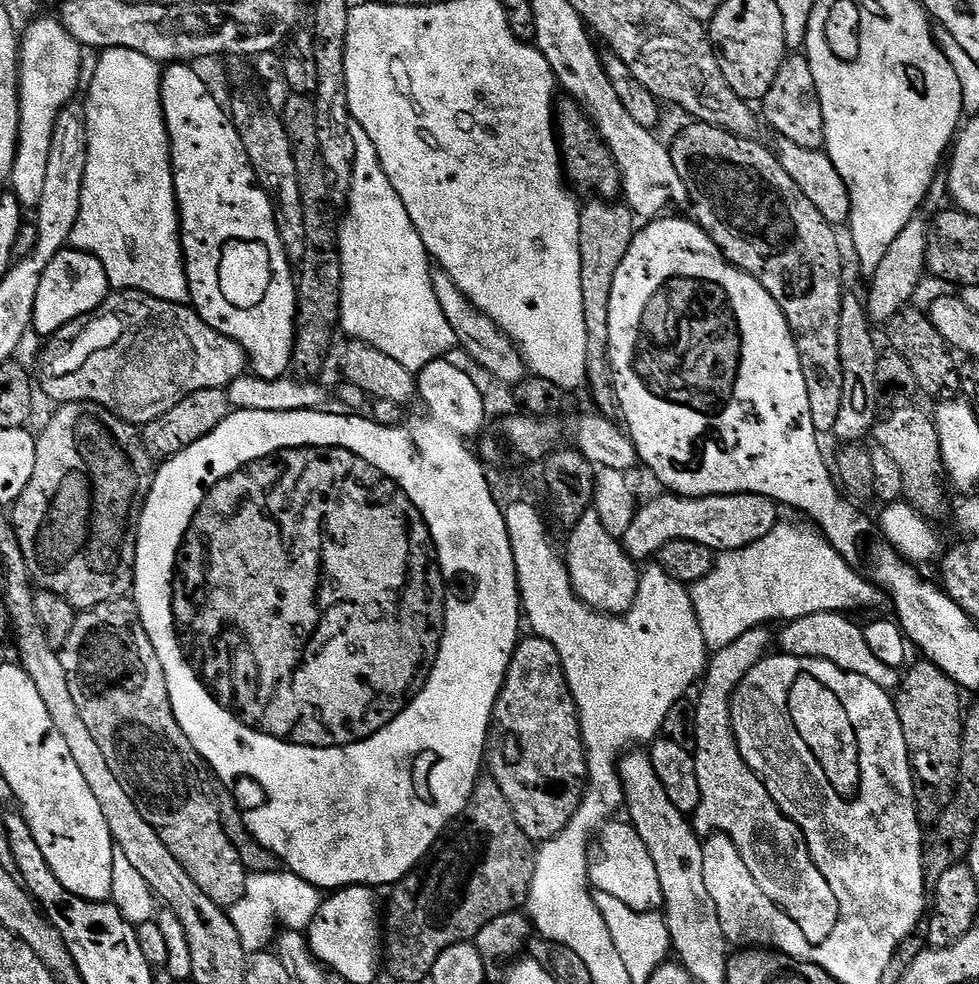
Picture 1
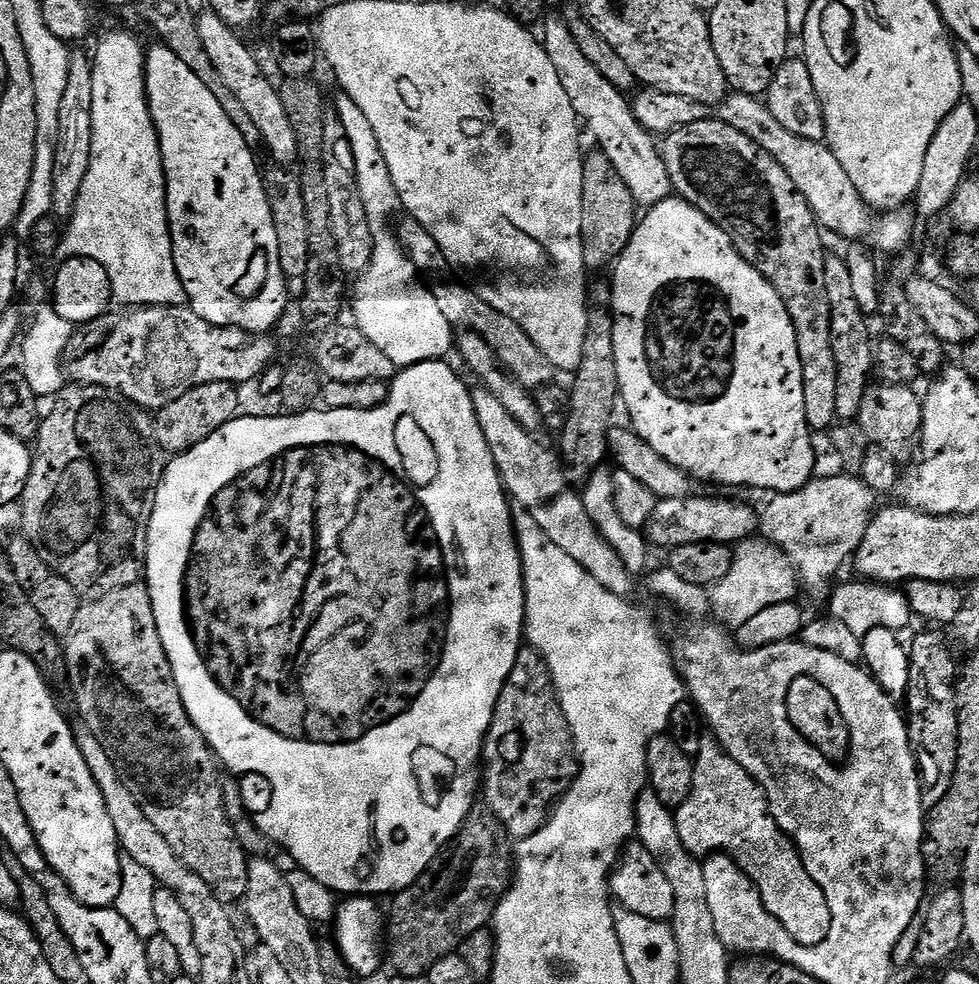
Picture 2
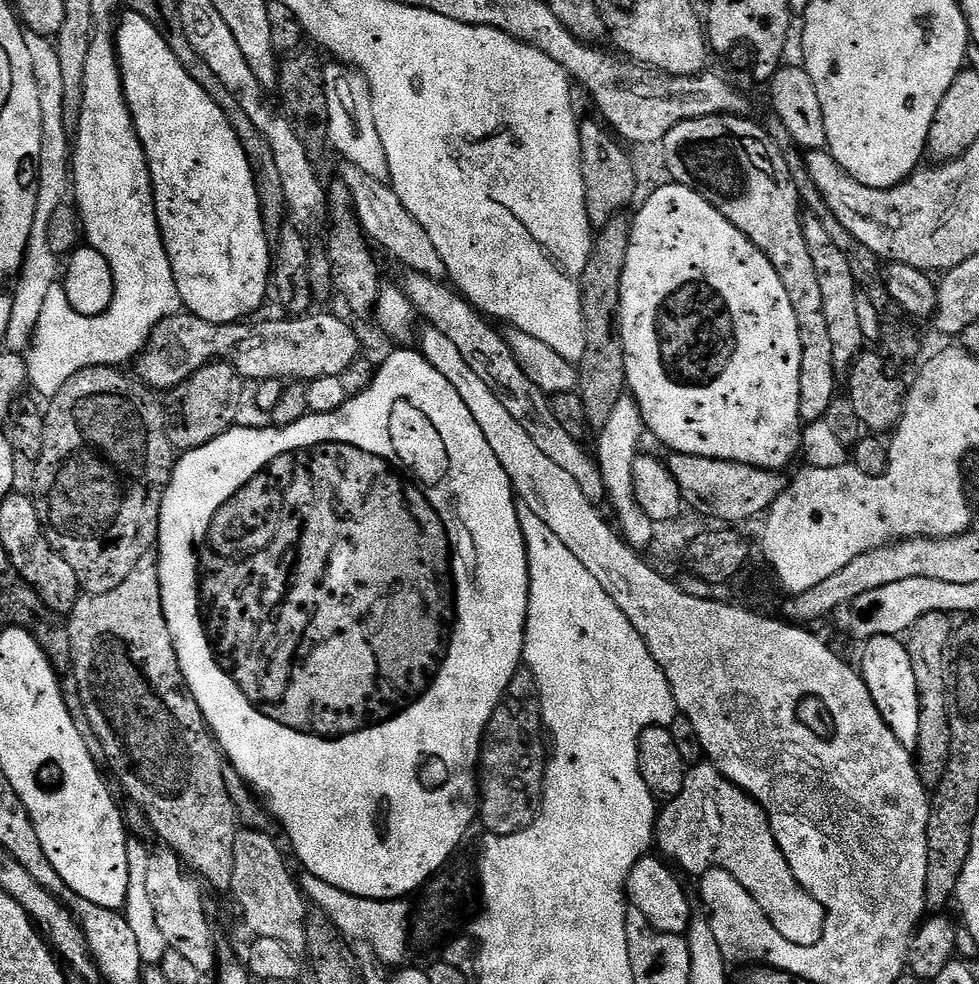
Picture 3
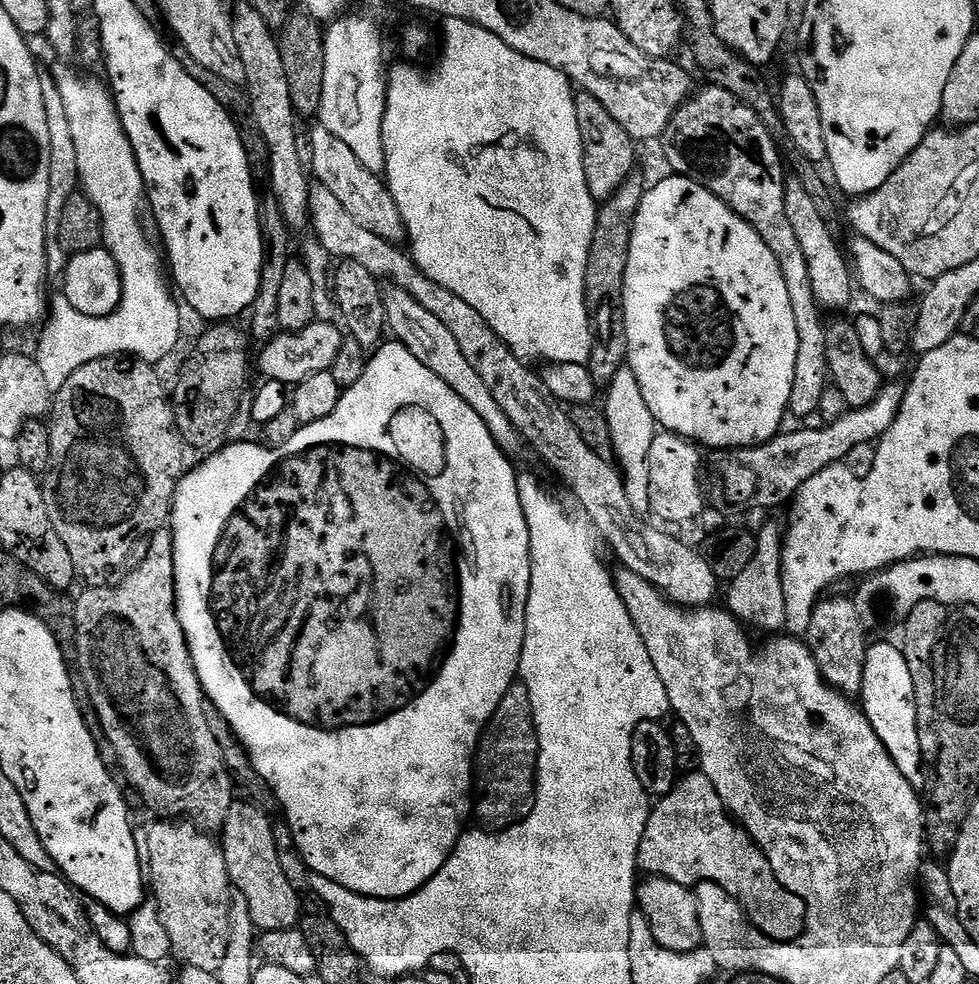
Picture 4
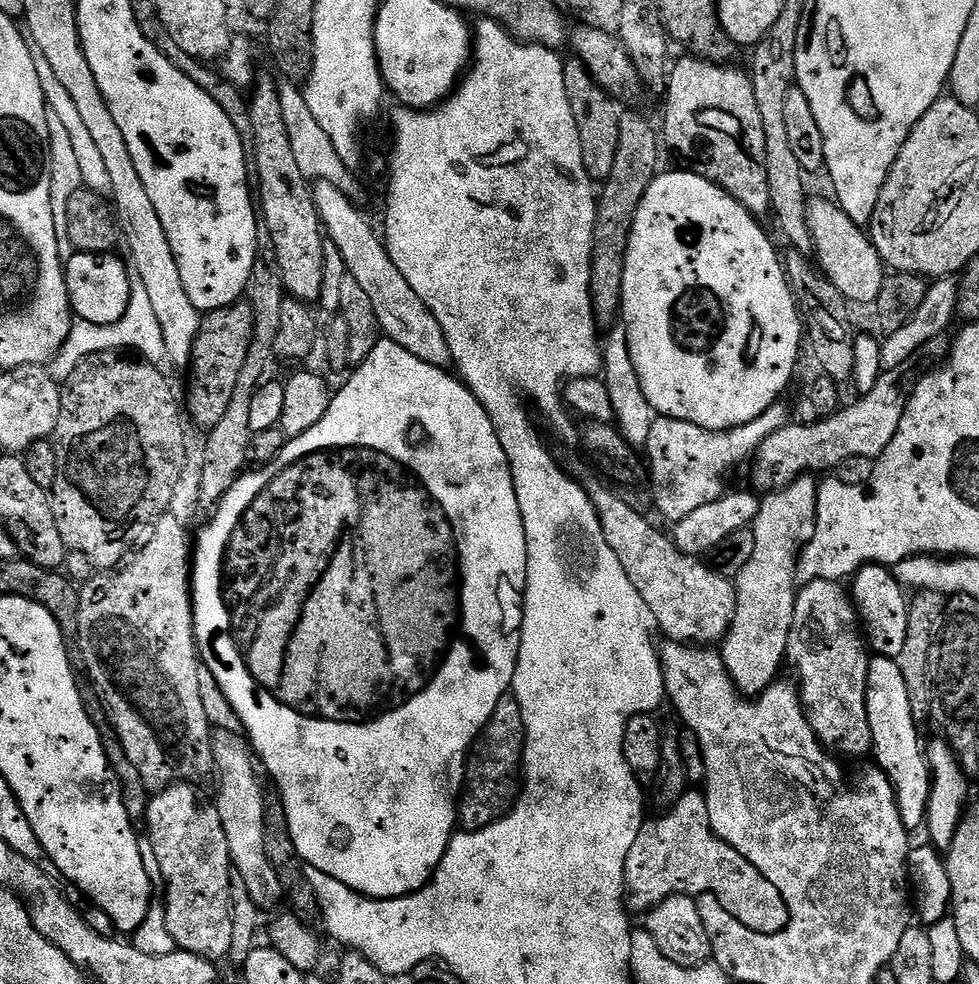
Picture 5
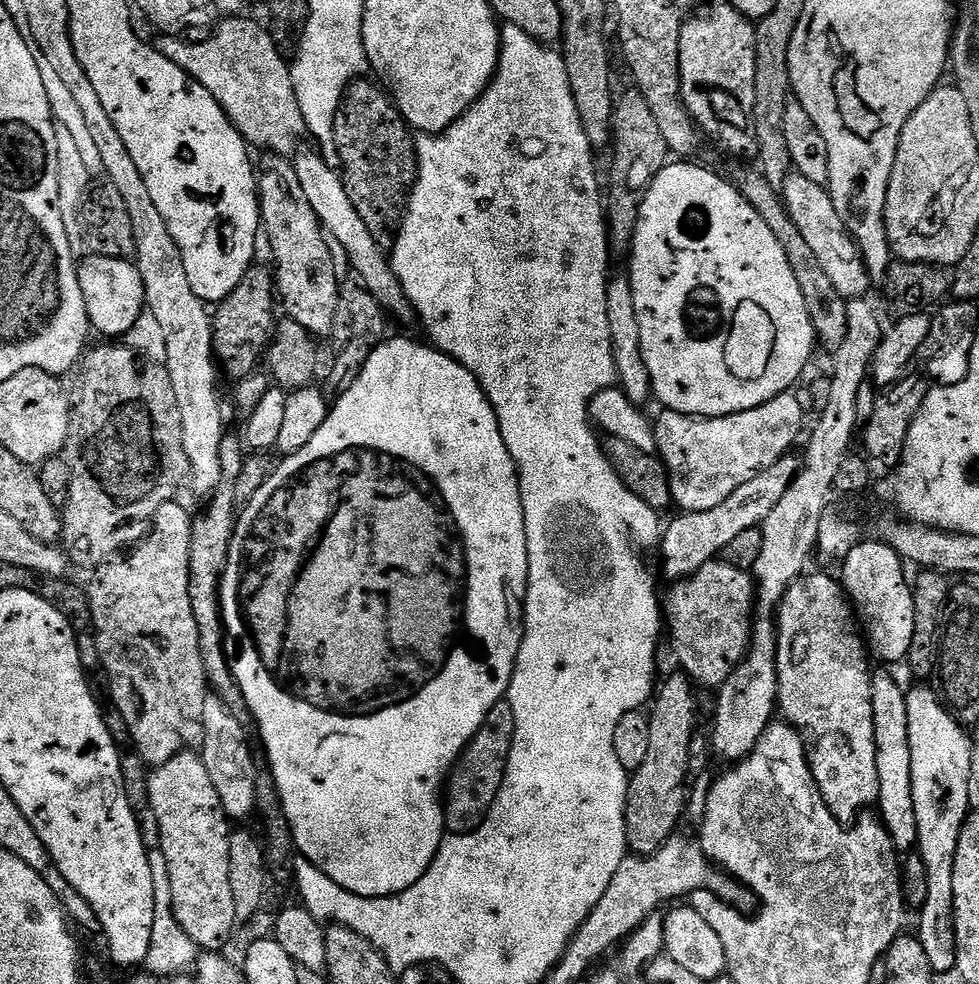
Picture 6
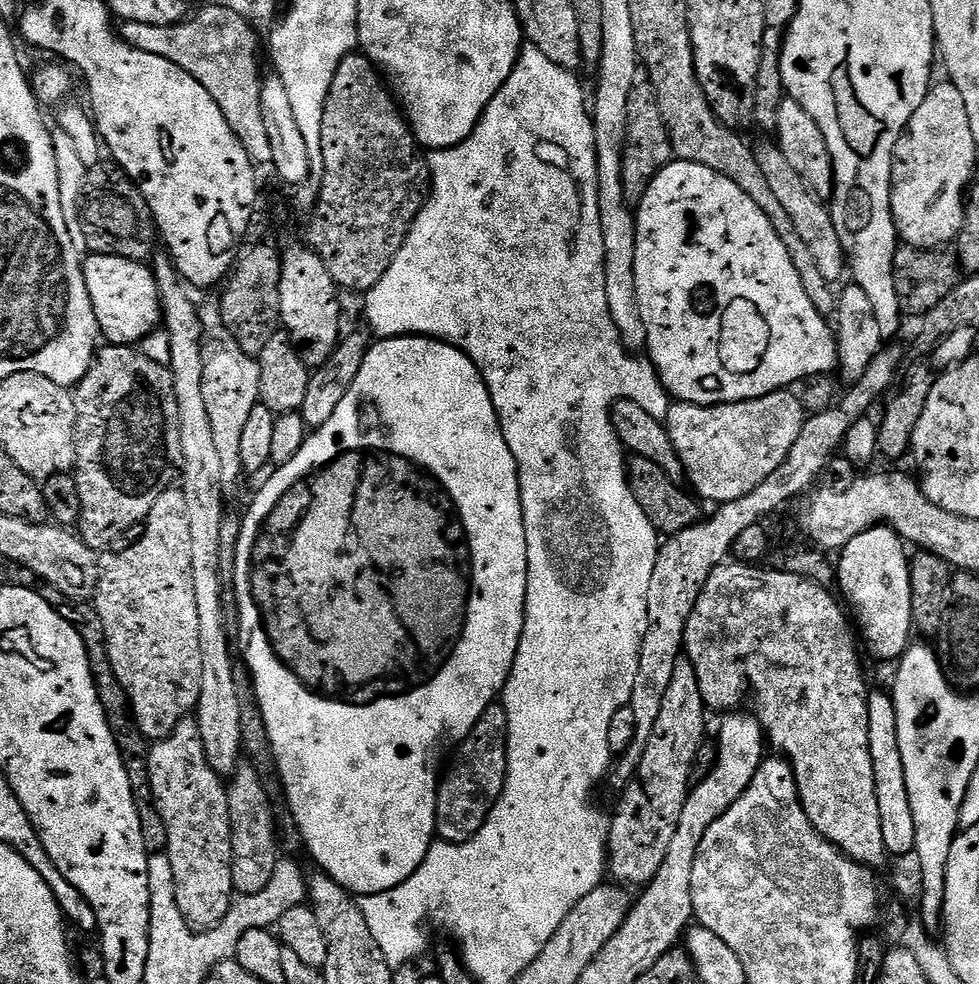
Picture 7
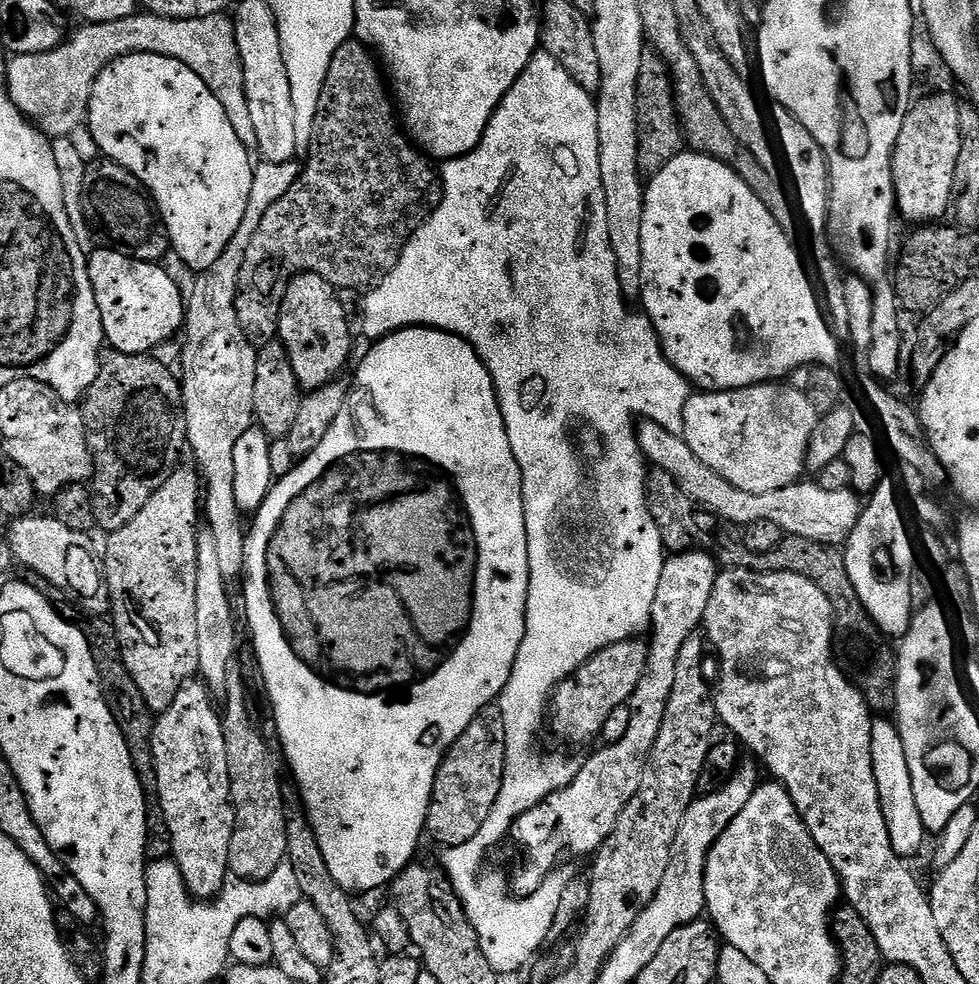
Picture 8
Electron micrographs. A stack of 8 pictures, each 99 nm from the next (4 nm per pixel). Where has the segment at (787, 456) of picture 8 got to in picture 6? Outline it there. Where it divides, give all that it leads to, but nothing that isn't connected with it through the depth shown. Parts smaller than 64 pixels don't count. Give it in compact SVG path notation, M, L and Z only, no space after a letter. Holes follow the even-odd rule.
M791 391L778 394L774 398L770 398L770 402L766 402L762 406L754 406L754 410L746 410L738 414L730 414L729 416L687 416L681 412L661 411L660 417L655 417L654 427L656 430L656 452L661 460L664 461L664 469L668 472L668 481L670 482L670 490L672 491L672 503L679 509L681 513L685 512L701 512L702 510L710 510L713 506L719 506L720 503L726 502L726 498L730 498L730 494L734 494L734 490L738 490L738 486L746 486L746 482L750 482L750 478L762 474L764 468L768 468L774 462L778 462L784 456L789 455L793 451L792 443L800 436L800 431L804 428L804 408L800 405L800 400Z

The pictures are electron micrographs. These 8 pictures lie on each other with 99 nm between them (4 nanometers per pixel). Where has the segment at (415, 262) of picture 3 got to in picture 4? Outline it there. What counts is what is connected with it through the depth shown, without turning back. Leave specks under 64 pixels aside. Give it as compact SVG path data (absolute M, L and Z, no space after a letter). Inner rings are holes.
M316 126L312 132L310 172L315 183L326 186L326 190L334 193L334 198L342 202L342 207L350 213L354 222L358 222L358 226L362 226L362 230L370 230L370 234L378 234L378 238L383 240L407 241L408 231L402 222L402 214L398 214L398 202L394 202L387 183L377 173L366 170L342 138L334 138L334 134L322 126Z

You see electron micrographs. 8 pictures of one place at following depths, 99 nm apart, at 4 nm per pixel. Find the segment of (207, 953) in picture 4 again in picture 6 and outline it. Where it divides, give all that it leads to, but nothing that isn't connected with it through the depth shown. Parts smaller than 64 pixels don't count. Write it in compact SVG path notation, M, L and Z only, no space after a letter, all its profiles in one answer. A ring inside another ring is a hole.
M195 751L179 752L170 762L159 765L148 777L148 793L154 818L158 818L160 831L159 855L164 855L164 864L168 867L166 883L173 895L173 914L178 926L190 936L197 949L206 952L220 952L223 944L238 927L234 910L234 894L230 891L230 821L224 813L218 790L210 782L210 774Z

